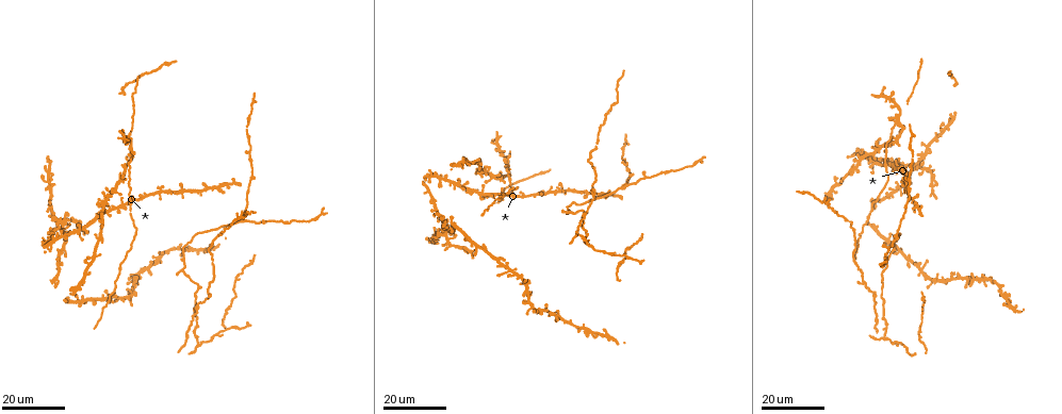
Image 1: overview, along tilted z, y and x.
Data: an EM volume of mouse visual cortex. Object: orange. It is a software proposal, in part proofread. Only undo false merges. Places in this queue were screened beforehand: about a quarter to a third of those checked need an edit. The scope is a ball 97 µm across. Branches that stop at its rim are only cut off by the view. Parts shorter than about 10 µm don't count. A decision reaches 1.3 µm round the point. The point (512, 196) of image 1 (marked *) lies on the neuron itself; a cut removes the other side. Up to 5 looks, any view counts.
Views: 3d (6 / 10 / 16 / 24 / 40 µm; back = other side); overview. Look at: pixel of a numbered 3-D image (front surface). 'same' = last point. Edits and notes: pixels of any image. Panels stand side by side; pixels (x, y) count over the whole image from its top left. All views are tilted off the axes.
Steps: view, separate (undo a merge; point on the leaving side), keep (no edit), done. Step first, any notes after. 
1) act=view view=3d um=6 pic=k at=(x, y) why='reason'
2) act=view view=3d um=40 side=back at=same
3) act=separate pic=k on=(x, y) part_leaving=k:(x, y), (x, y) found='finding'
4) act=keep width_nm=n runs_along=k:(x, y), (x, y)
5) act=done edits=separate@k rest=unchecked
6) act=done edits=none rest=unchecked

act=view view=3d um=16 pic=1 at=(893, 120) why='a fork'

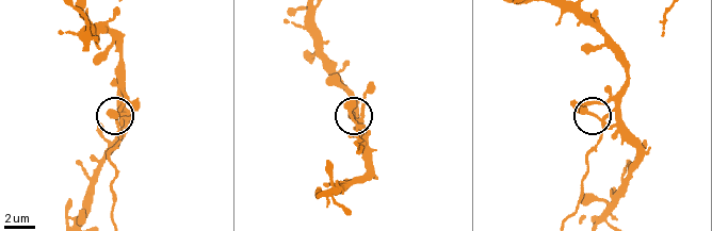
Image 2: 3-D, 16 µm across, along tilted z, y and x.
act=view view=3d um=10 pic=2 at=(357, 126)

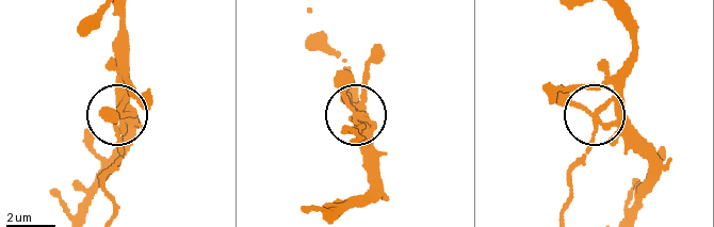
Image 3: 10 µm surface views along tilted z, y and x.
act=keep arms=3 runs_along=3:(627, 213), (646, 177), (642, 151), (598, 118), (585, 162) found='continuous, no second neuron'

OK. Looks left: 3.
act=view view=3d um=24 pic=1 at=(890, 166) why='looks like a crossing'

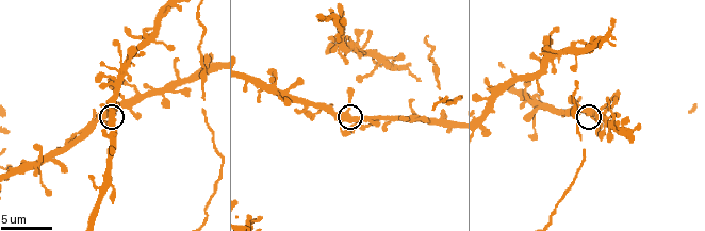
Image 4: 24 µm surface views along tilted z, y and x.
act=view view=3d um=10 pic=4 at=(344, 113)

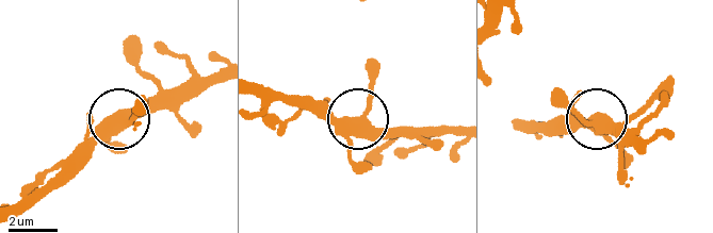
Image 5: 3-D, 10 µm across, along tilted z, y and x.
act=keep side_arm_um=83 runs_along=5:(458, 134), (381, 131), (362, 120), (372, 65) found='one neuron here'

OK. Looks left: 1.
act=done edits=none rest=unchecked

